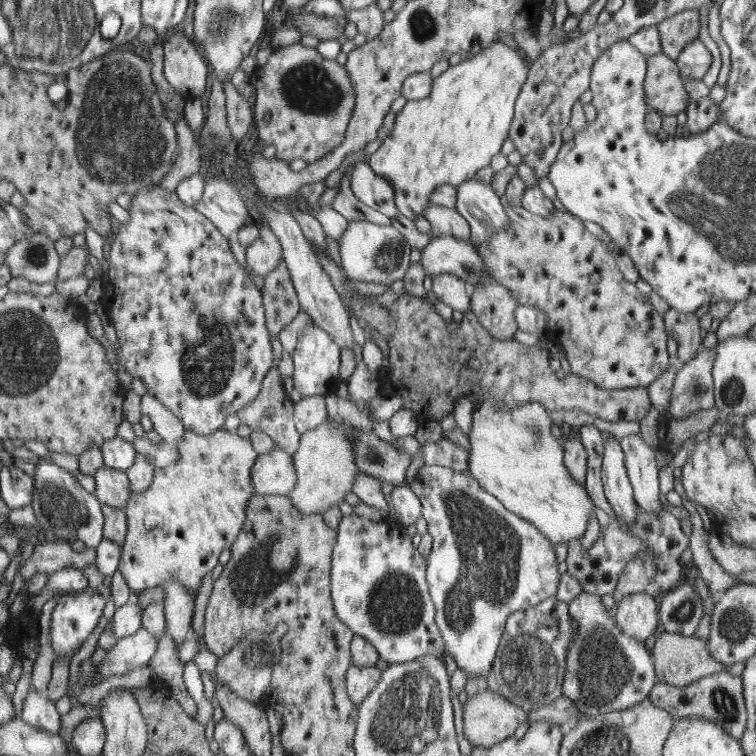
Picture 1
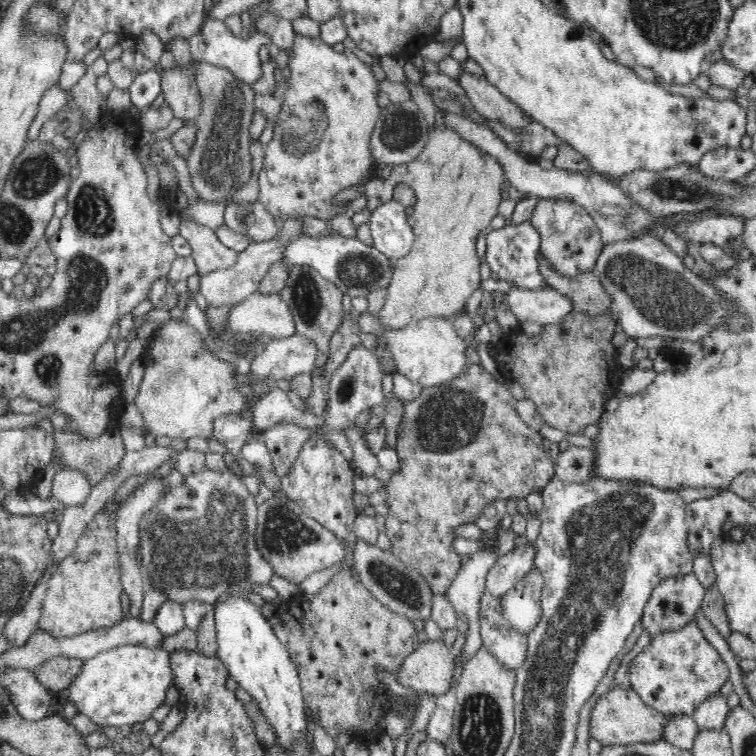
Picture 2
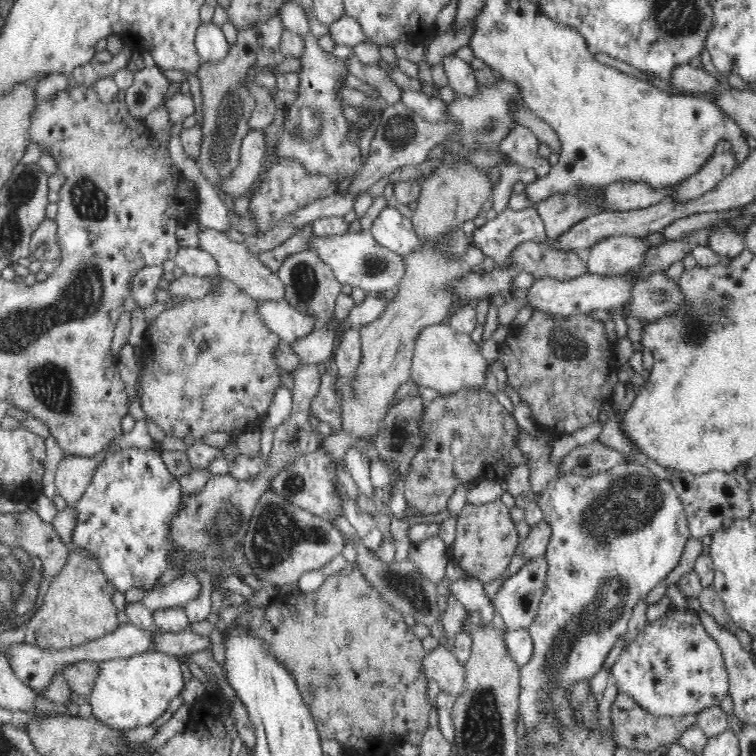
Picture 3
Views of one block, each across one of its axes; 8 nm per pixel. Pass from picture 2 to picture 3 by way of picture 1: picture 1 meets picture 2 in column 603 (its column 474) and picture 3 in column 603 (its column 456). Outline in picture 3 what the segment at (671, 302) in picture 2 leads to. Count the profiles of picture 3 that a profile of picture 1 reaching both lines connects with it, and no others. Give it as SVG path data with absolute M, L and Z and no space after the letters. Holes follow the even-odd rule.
M628 235L602 238L590 250L587 272L610 277L638 272L642 260L647 259L648 248L643 239Z

